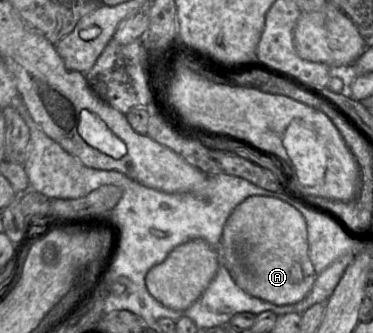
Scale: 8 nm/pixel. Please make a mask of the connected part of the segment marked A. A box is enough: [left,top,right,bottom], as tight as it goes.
[220,196,317,306]

